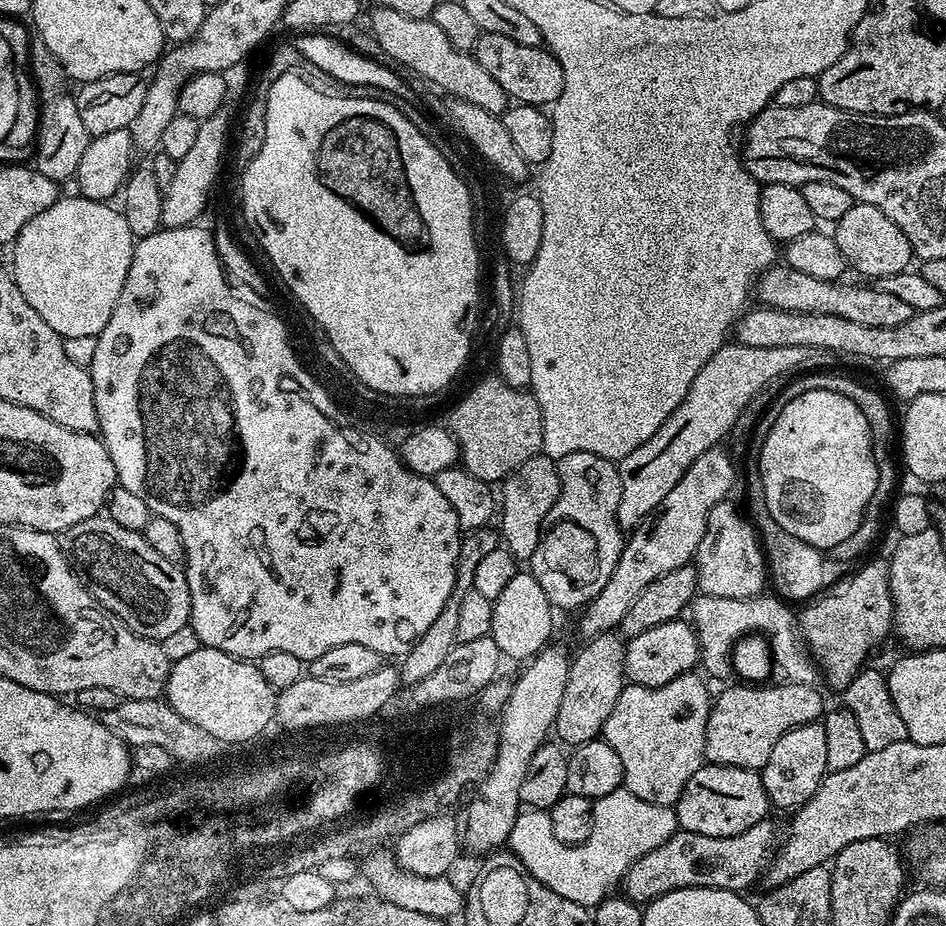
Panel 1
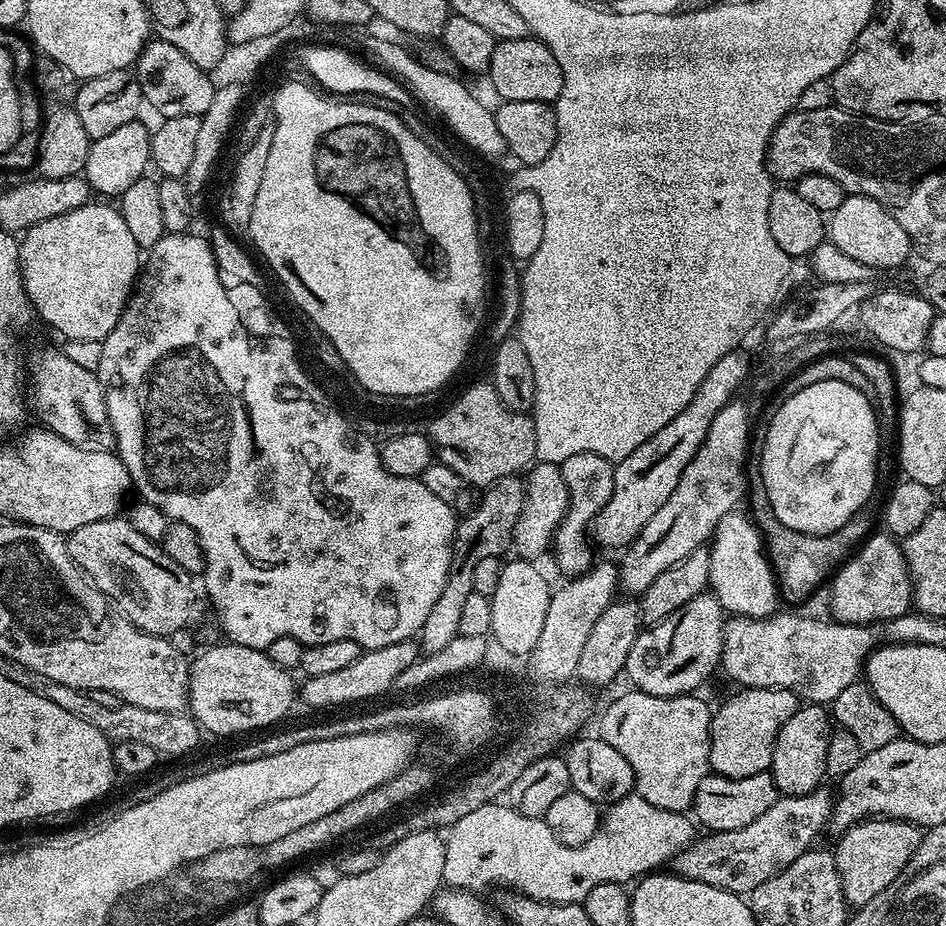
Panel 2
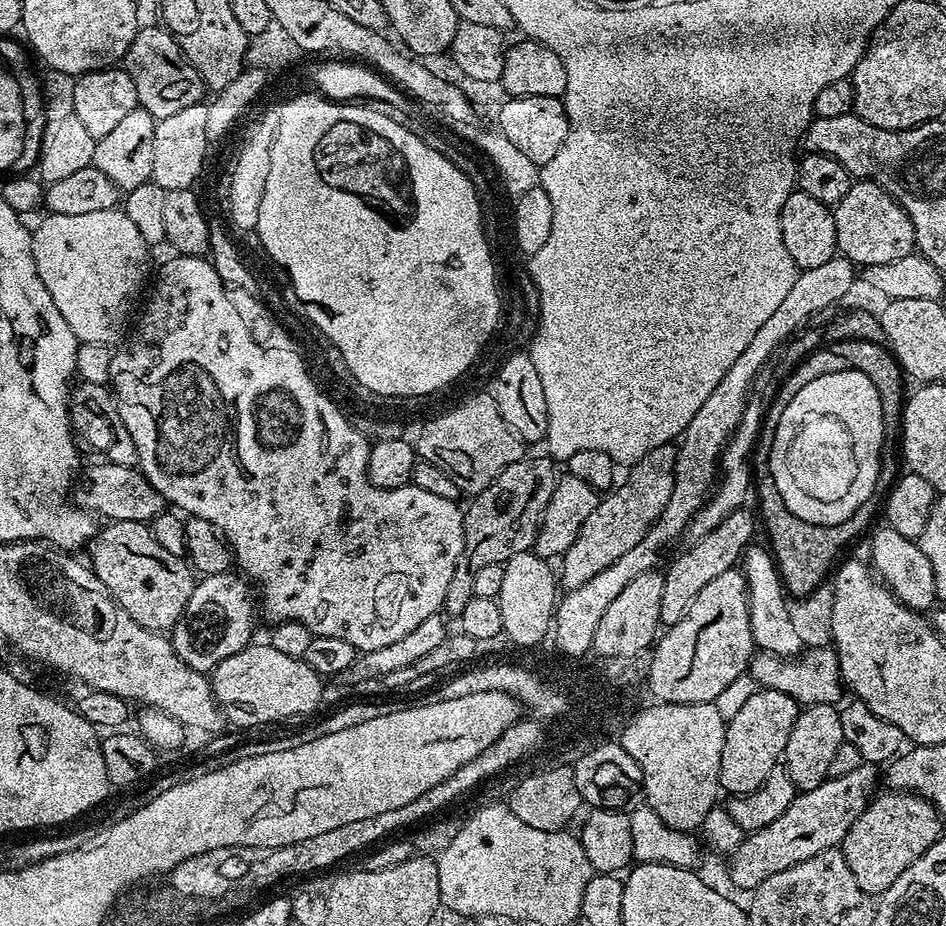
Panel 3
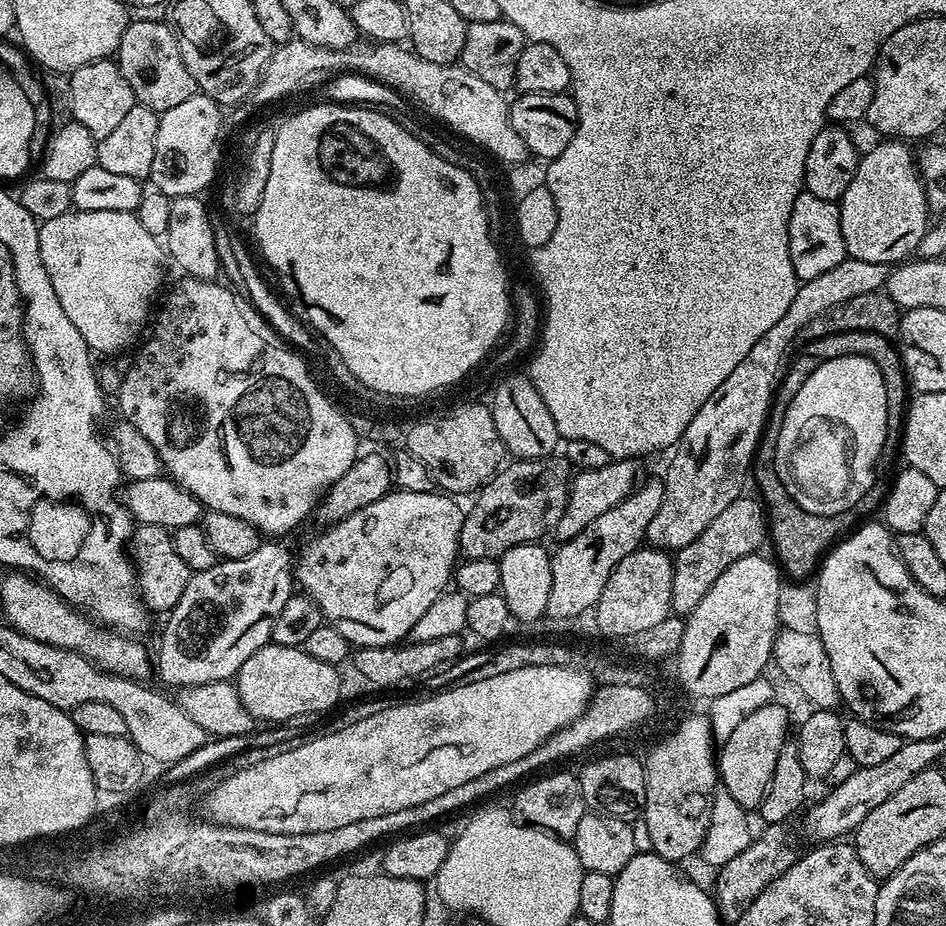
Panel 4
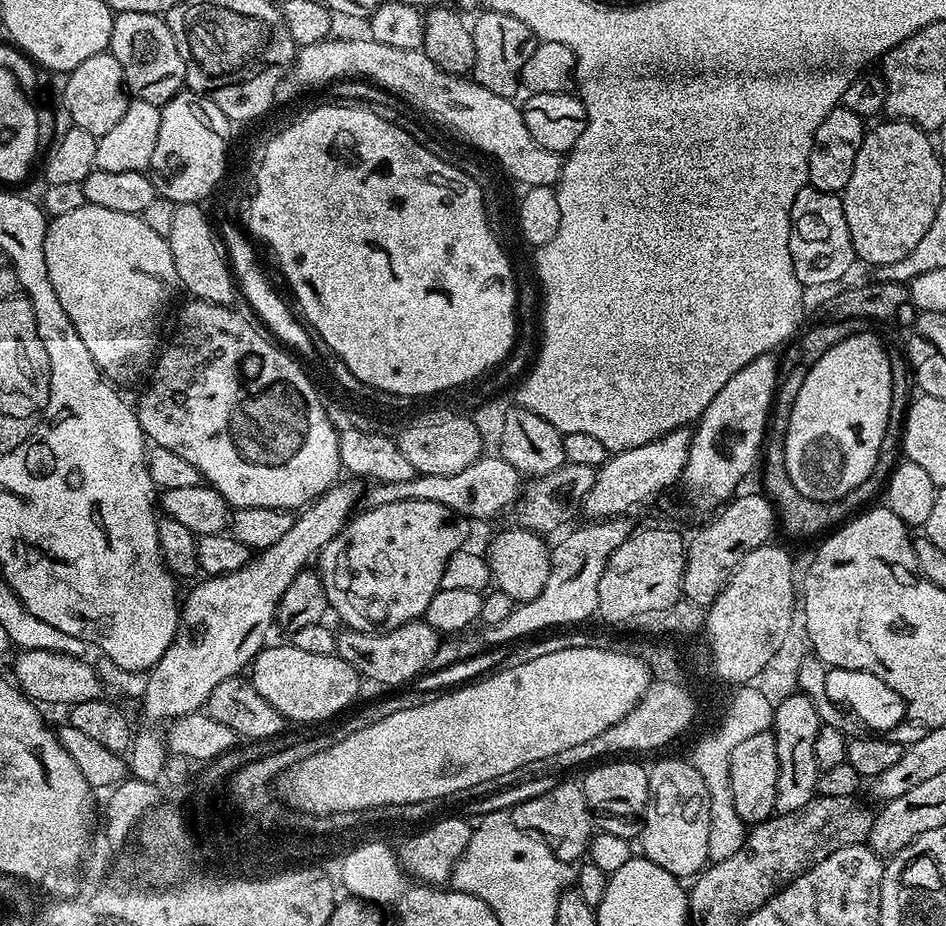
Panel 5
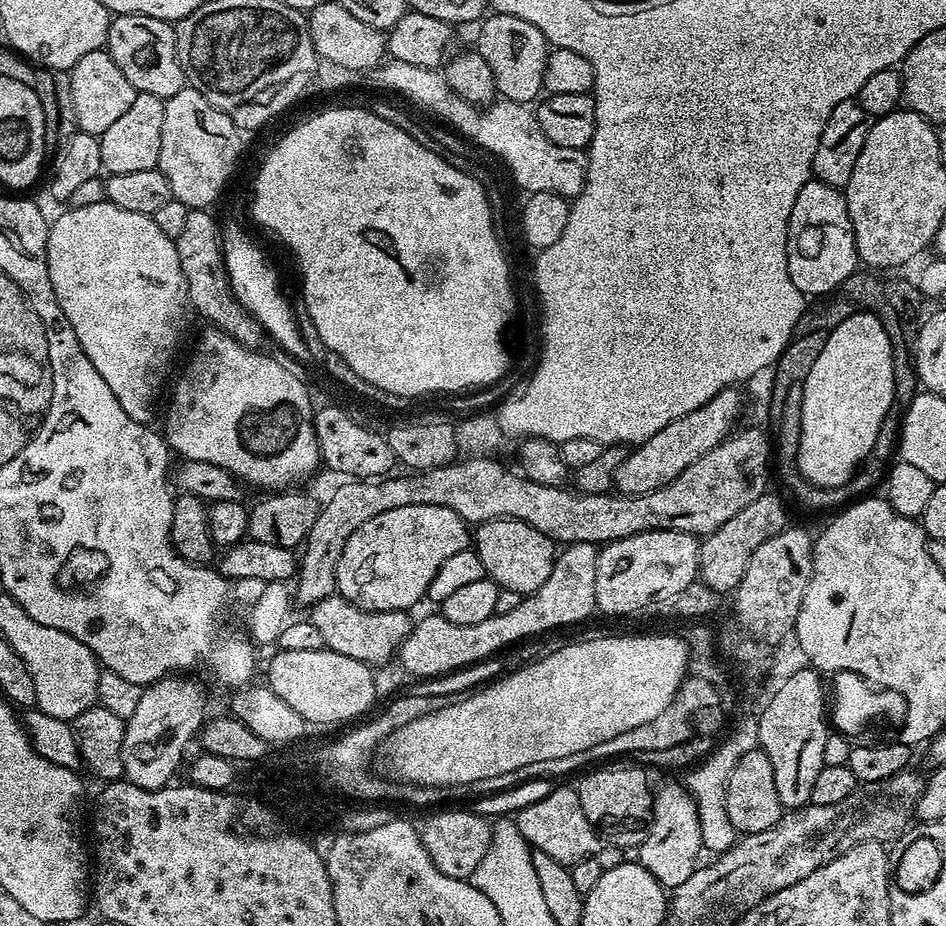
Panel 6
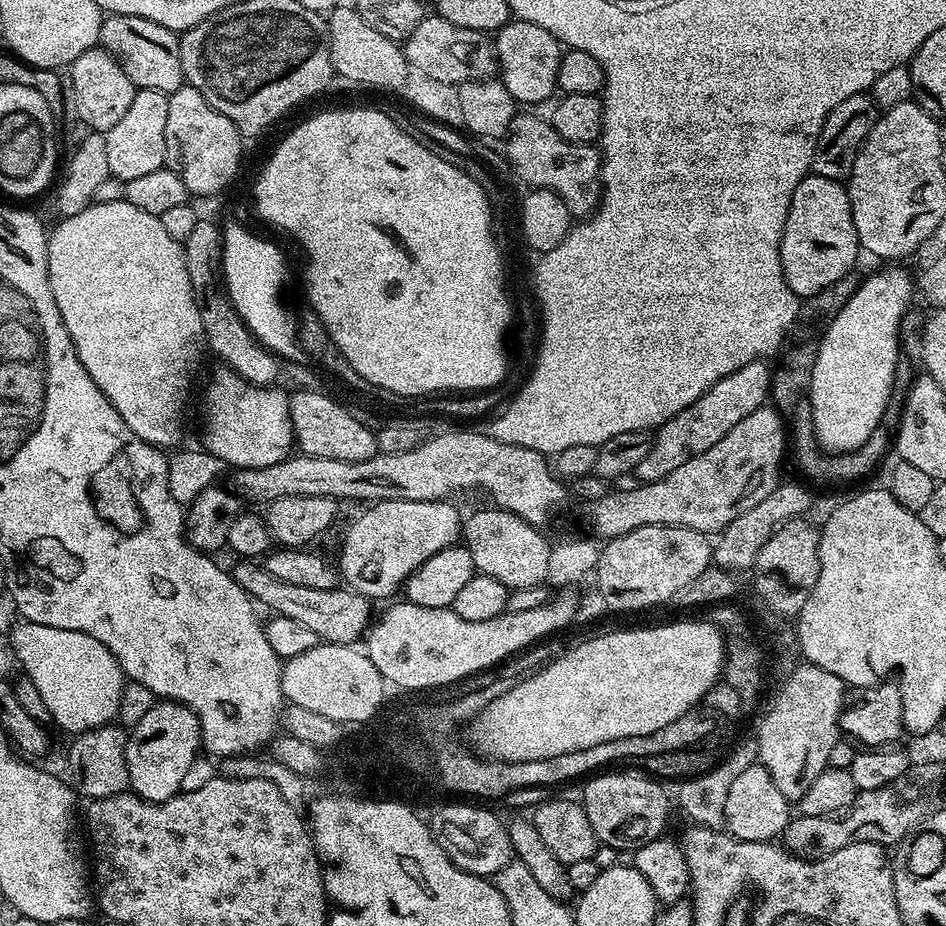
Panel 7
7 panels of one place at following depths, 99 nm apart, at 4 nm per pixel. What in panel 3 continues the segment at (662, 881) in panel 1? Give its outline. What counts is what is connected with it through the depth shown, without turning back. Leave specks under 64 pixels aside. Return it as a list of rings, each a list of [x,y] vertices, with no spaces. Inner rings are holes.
[[[863,763],[858,770],[850,770],[850,774],[833,776],[824,780],[822,786],[799,793],[780,818],[774,818],[770,826],[747,833],[731,851],[726,860],[730,878],[738,888],[756,889],[770,878],[770,874],[790,870],[790,866],[798,866],[798,862],[806,862],[806,858],[814,858],[814,854],[822,854],[822,850],[840,846],[850,826],[864,812],[877,791],[876,772],[877,765]]]

